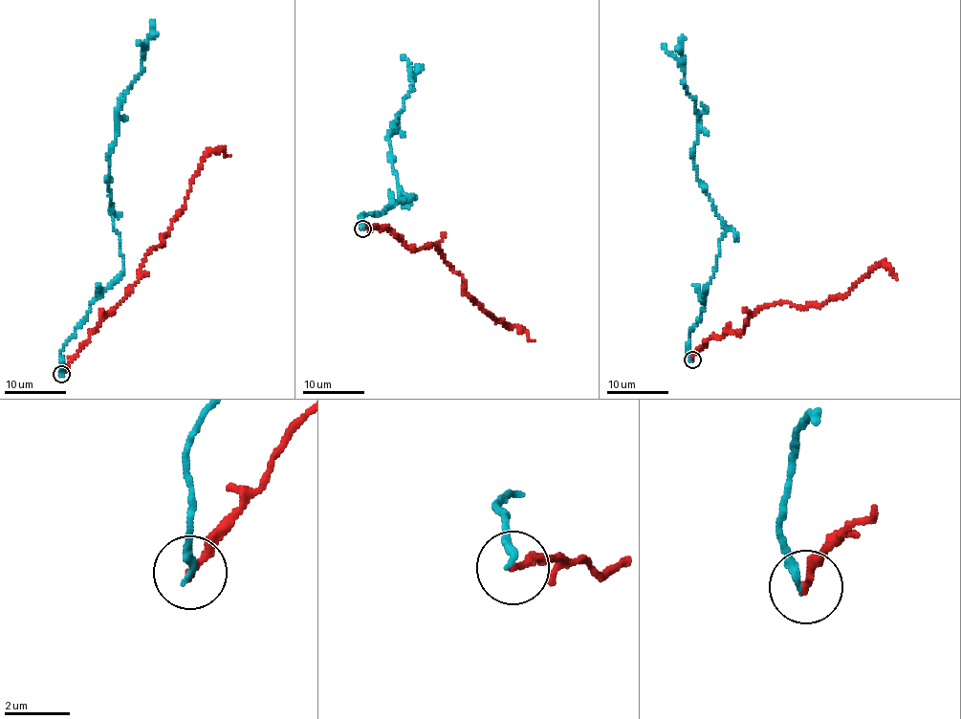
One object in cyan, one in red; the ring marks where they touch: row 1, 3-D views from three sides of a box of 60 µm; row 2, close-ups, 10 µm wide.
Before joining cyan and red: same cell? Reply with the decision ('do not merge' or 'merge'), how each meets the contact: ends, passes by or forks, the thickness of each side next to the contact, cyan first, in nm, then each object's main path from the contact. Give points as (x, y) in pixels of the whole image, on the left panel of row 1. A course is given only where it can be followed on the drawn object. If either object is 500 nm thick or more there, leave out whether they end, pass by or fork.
do not merge; cyan ends there; red ends there; 260 nm thick on the cyan side, 200 nm on the other; cyan runs (62, 374), (60, 350), (91, 302), (121, 272), (107, 153), (116, 136), (118, 108), (139, 75), (151, 20); red runs (62, 374), (103, 316), (135, 285), (150, 250), (163, 243), (207, 155), (221, 148), (231, 156)

